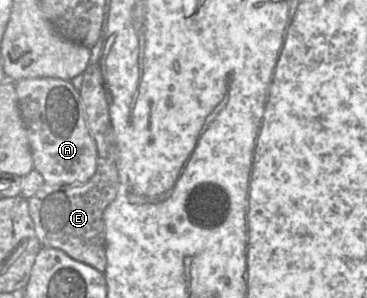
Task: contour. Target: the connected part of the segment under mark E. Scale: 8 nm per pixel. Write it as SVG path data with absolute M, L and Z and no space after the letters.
M88 65L86 70L83 73L83 82L81 85L81 88L79 90L80 96L82 98L83 102L83 110L85 112L85 119L86 124L90 130L90 133L96 143L97 147L97 167L94 175L86 182L86 183L80 183L80 184L48 184L45 182L45 184L28 200L29 205L29 213L31 218L34 221L35 224L35 232L37 234L37 237L42 245L42 247L51 247L51 248L57 248L64 251L67 255L69 255L71 258L86 263L97 270L105 273L106 272L106 266L107 266L107 250L106 250L106 221L107 221L107 209L109 206L115 201L116 197L118 196L119 191L119 170L117 166L117 145L116 145L116 138L115 138L115 132L113 123L111 121L111 115L110 115L110 108L107 102L106 92L103 85L103 80L101 76L101 71L99 65Z

